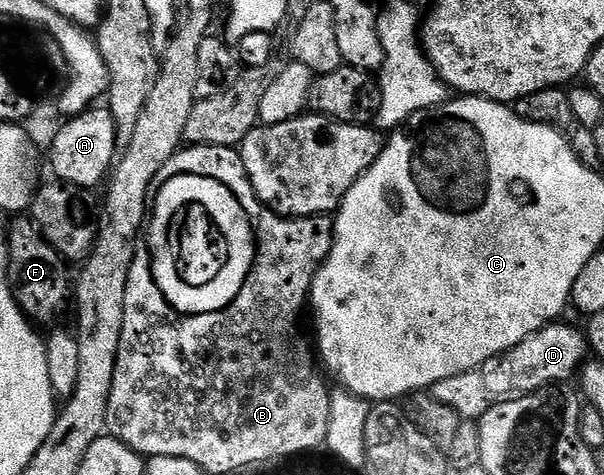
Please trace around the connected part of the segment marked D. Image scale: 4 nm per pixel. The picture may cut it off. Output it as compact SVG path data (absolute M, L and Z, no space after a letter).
M558 320L542 326L539 332L527 336L527 340L515 344L515 348L505 354L487 360L478 370L468 370L459 376L439 380L431 387L433 398L439 400L439 404L447 404L447 408L455 408L462 420L480 420L497 402L519 398L545 386L572 383L569 381L578 377L587 361L586 335L580 329L577 331L563 323Z

